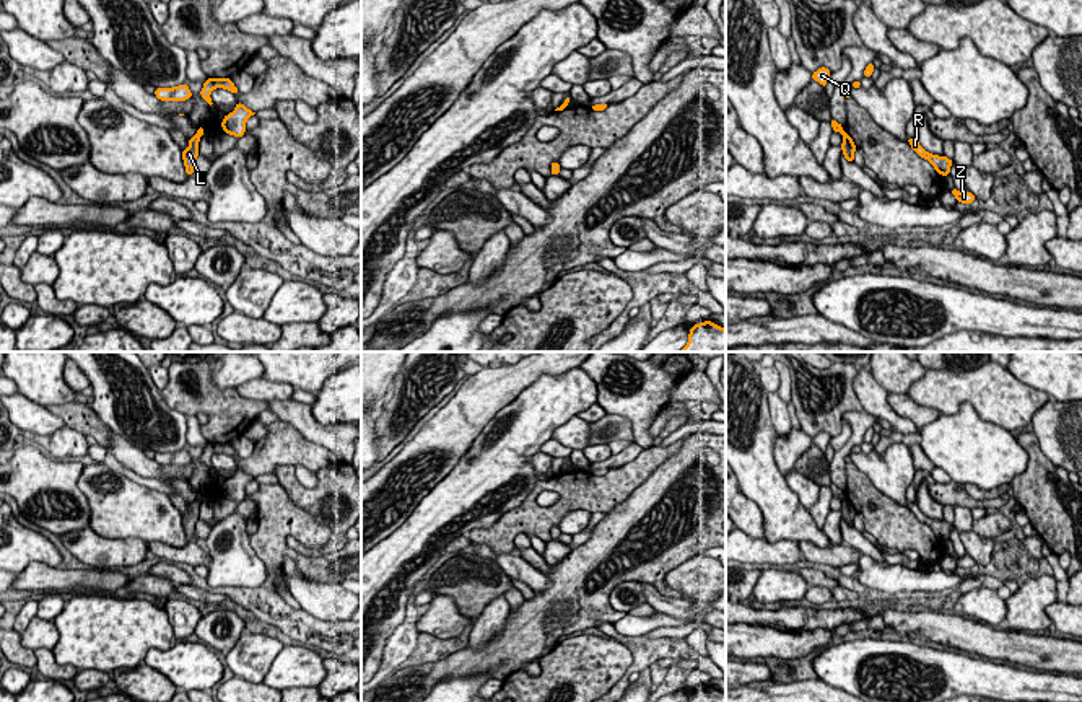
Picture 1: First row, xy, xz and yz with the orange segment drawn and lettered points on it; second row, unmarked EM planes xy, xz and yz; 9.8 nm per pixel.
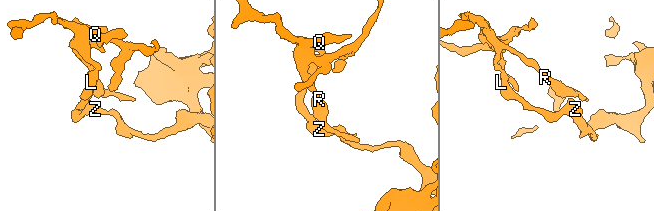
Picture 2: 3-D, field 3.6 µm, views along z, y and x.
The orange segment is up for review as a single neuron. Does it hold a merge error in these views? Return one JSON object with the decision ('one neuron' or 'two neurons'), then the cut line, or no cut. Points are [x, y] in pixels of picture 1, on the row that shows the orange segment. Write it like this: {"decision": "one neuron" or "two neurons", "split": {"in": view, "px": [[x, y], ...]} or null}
{"decision": "two neurons", "split": {"in": "xy", "px": [[197, 132], [200, 136]]}}

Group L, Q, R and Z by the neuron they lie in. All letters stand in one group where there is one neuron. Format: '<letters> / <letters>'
L Z / Q R

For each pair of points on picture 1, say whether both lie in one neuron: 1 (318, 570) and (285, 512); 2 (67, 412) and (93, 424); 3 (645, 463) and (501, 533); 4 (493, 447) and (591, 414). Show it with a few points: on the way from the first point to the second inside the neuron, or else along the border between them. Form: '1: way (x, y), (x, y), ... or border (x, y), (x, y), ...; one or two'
1: way (301, 561), (280, 543), (280, 528); one
2: way (74, 416), (87, 422); one
3: way (609, 489), (576, 492), (552, 515), (537, 520); one
4: border (596, 403), (576, 414); two

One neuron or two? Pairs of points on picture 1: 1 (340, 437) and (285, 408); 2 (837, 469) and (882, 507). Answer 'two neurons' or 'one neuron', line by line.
1: one neuron
2: two neurons

